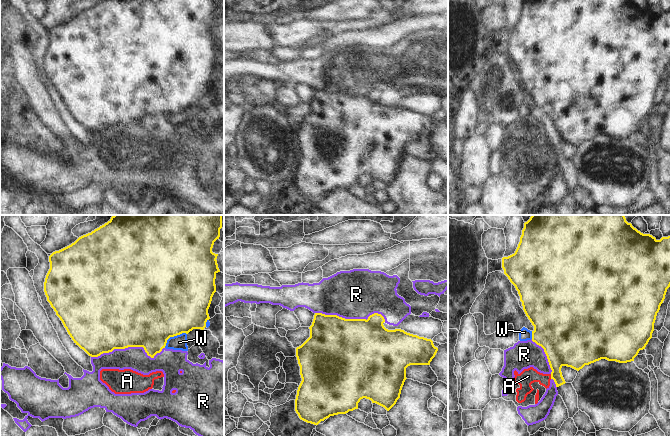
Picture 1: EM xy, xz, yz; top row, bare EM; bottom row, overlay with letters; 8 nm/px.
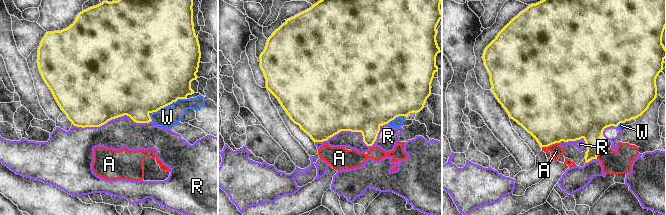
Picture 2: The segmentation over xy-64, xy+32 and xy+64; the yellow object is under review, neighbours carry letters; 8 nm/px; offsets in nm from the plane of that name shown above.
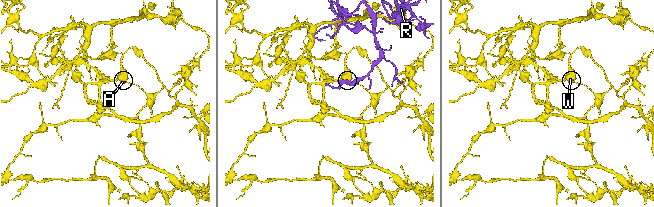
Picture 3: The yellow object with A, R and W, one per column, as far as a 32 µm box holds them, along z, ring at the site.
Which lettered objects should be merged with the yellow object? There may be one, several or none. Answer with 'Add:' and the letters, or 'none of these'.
Add: none of these

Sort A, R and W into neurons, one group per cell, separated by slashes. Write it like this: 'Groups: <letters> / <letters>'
Groups: A R / W.

